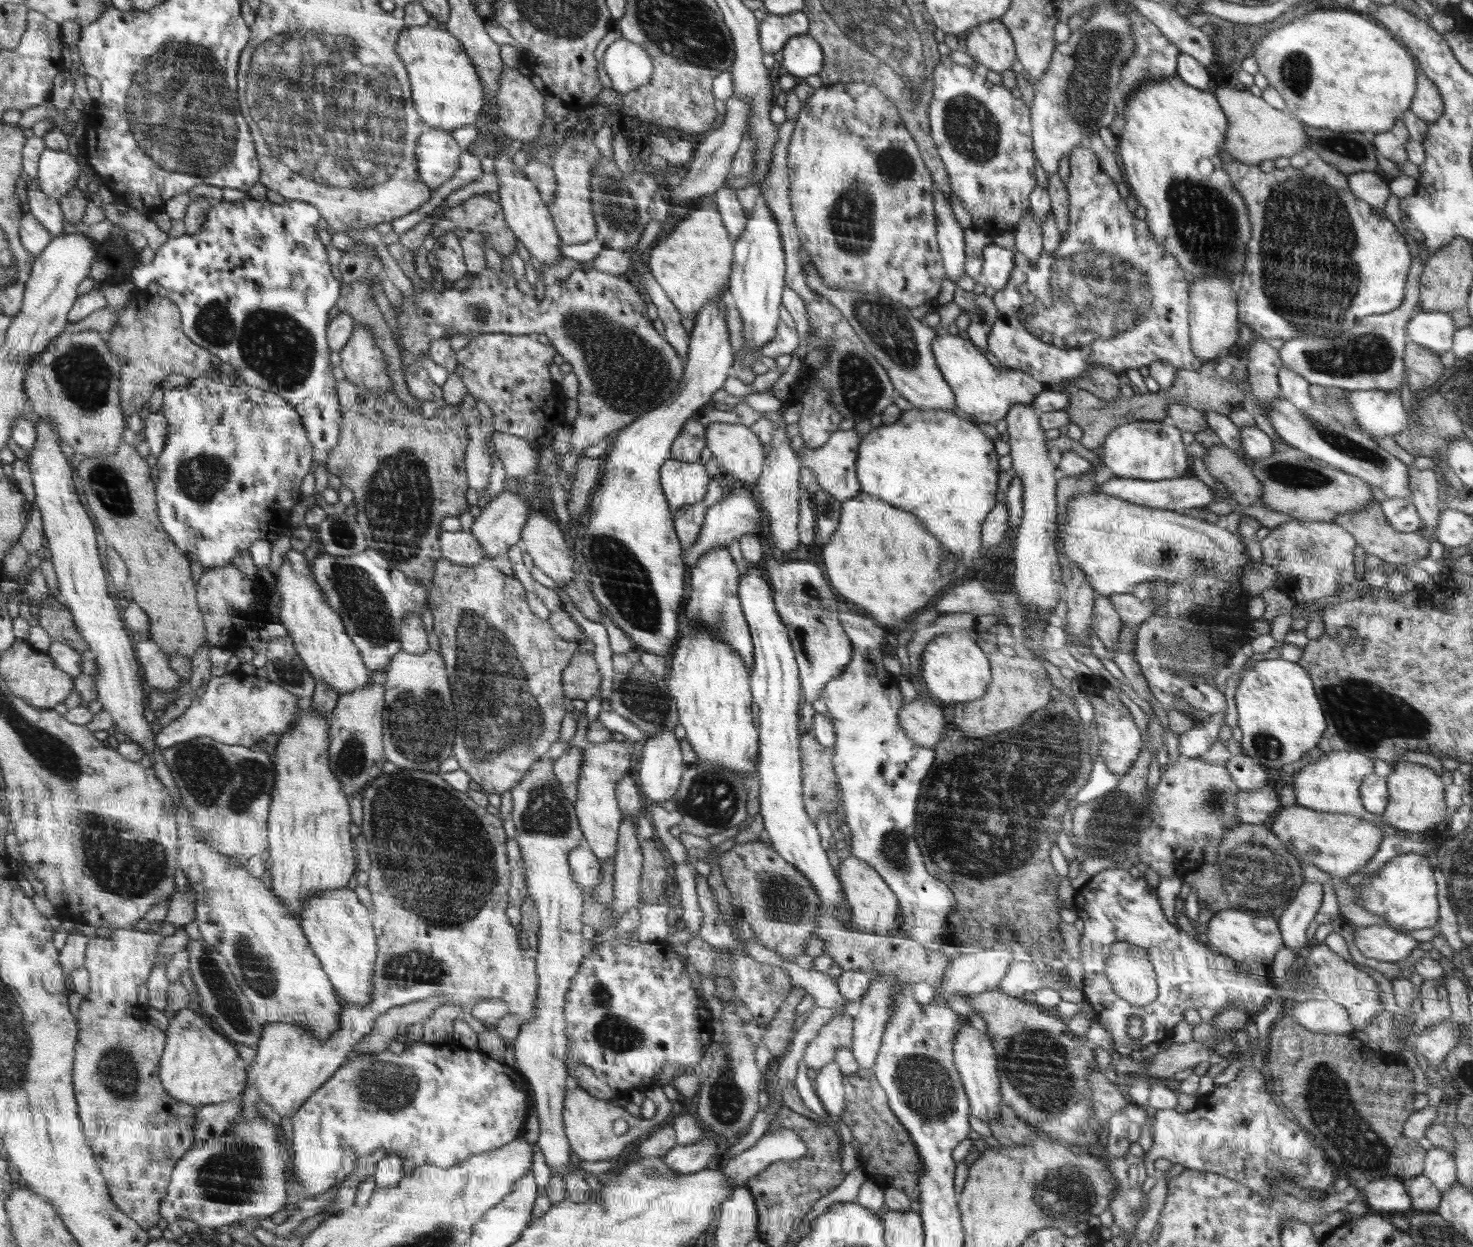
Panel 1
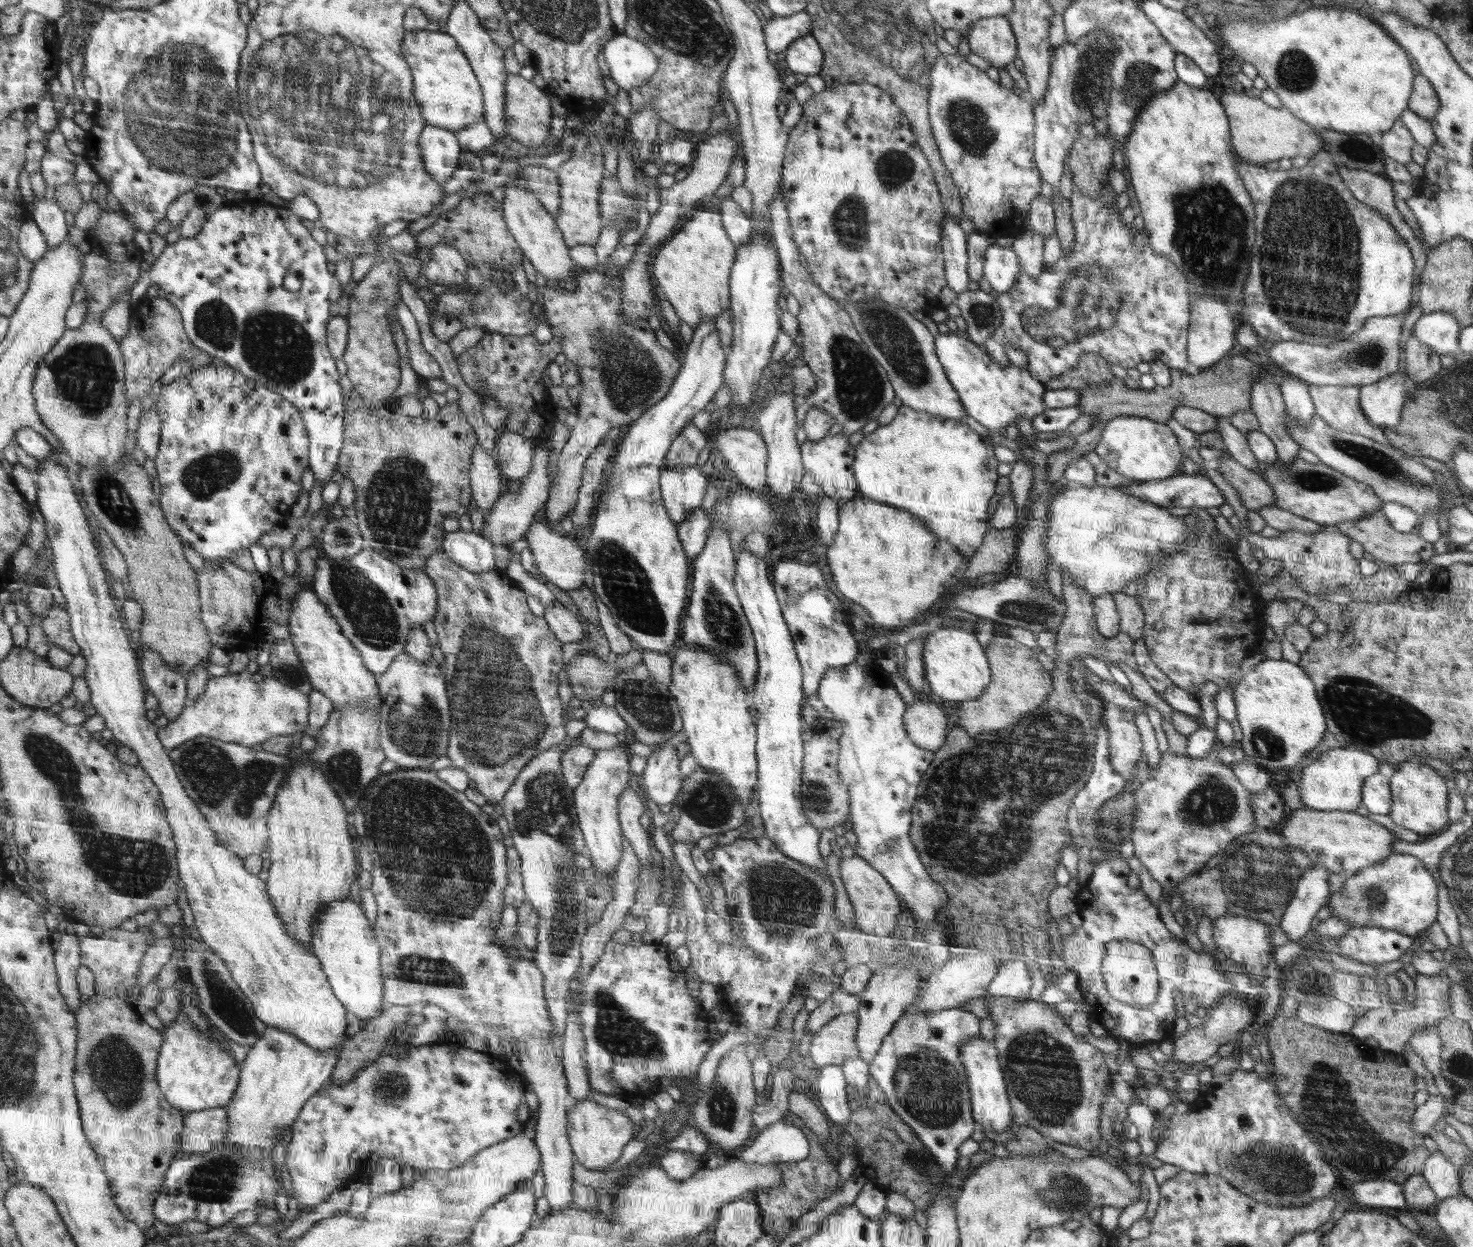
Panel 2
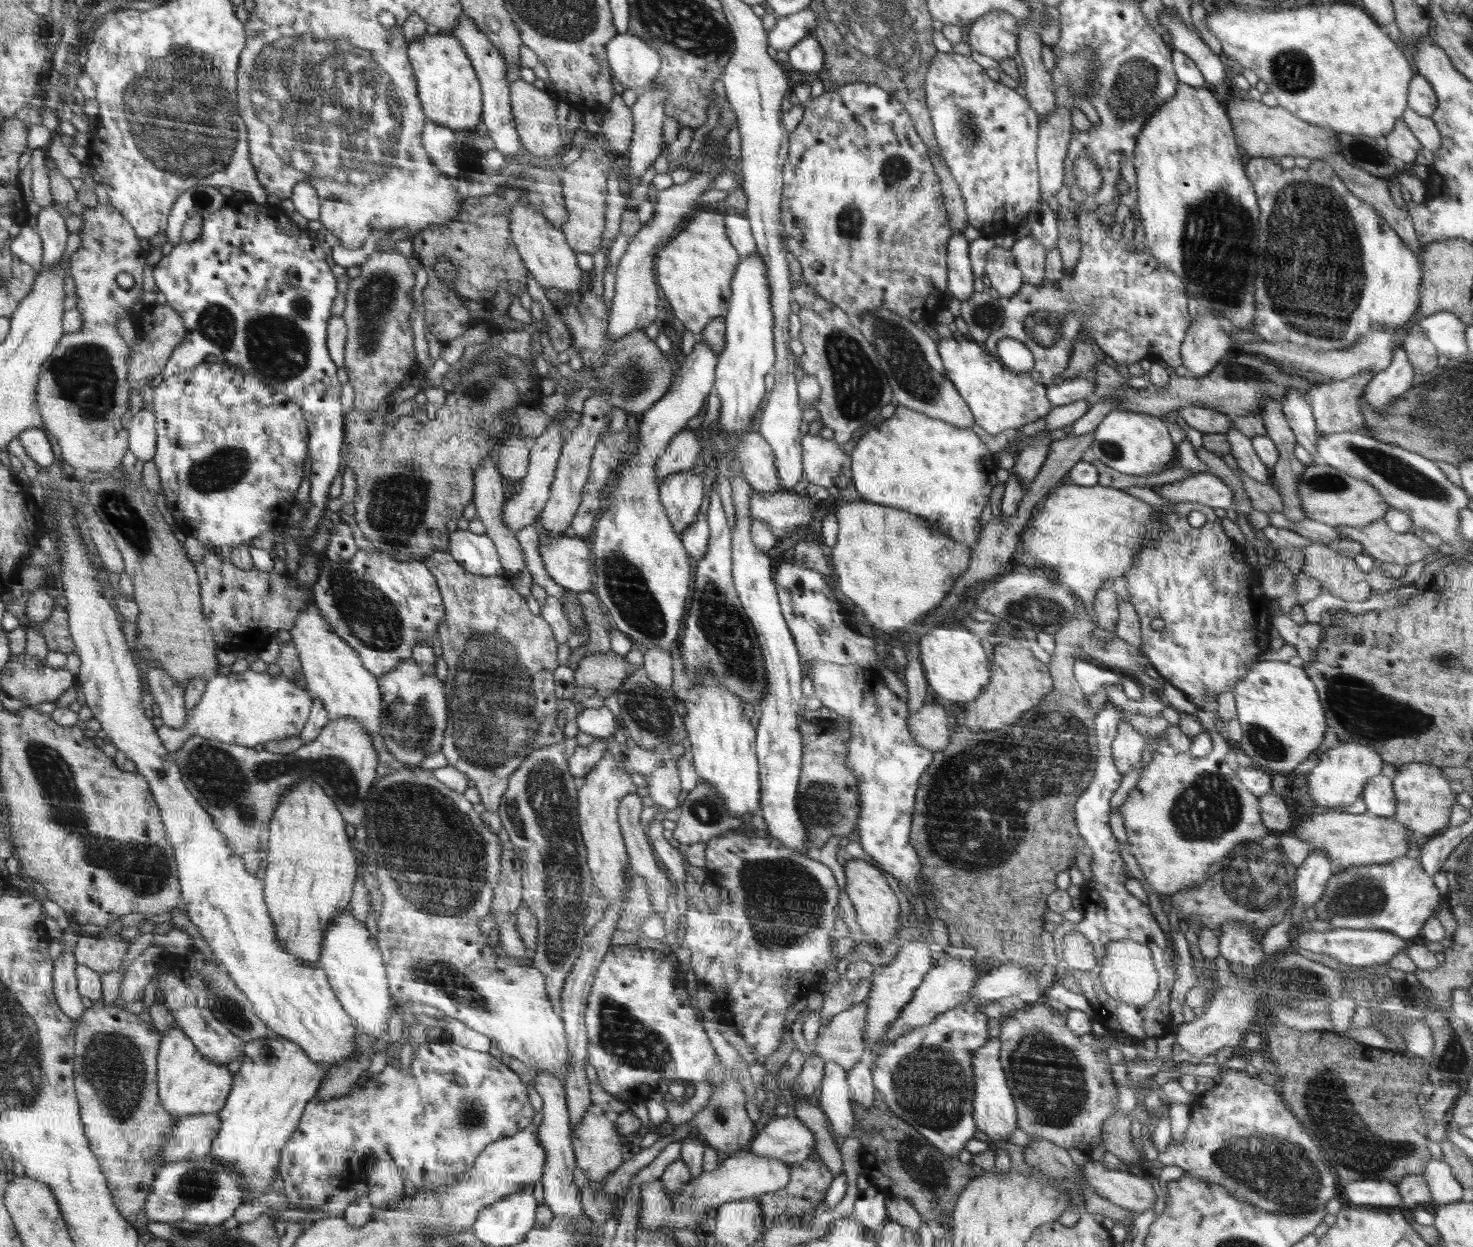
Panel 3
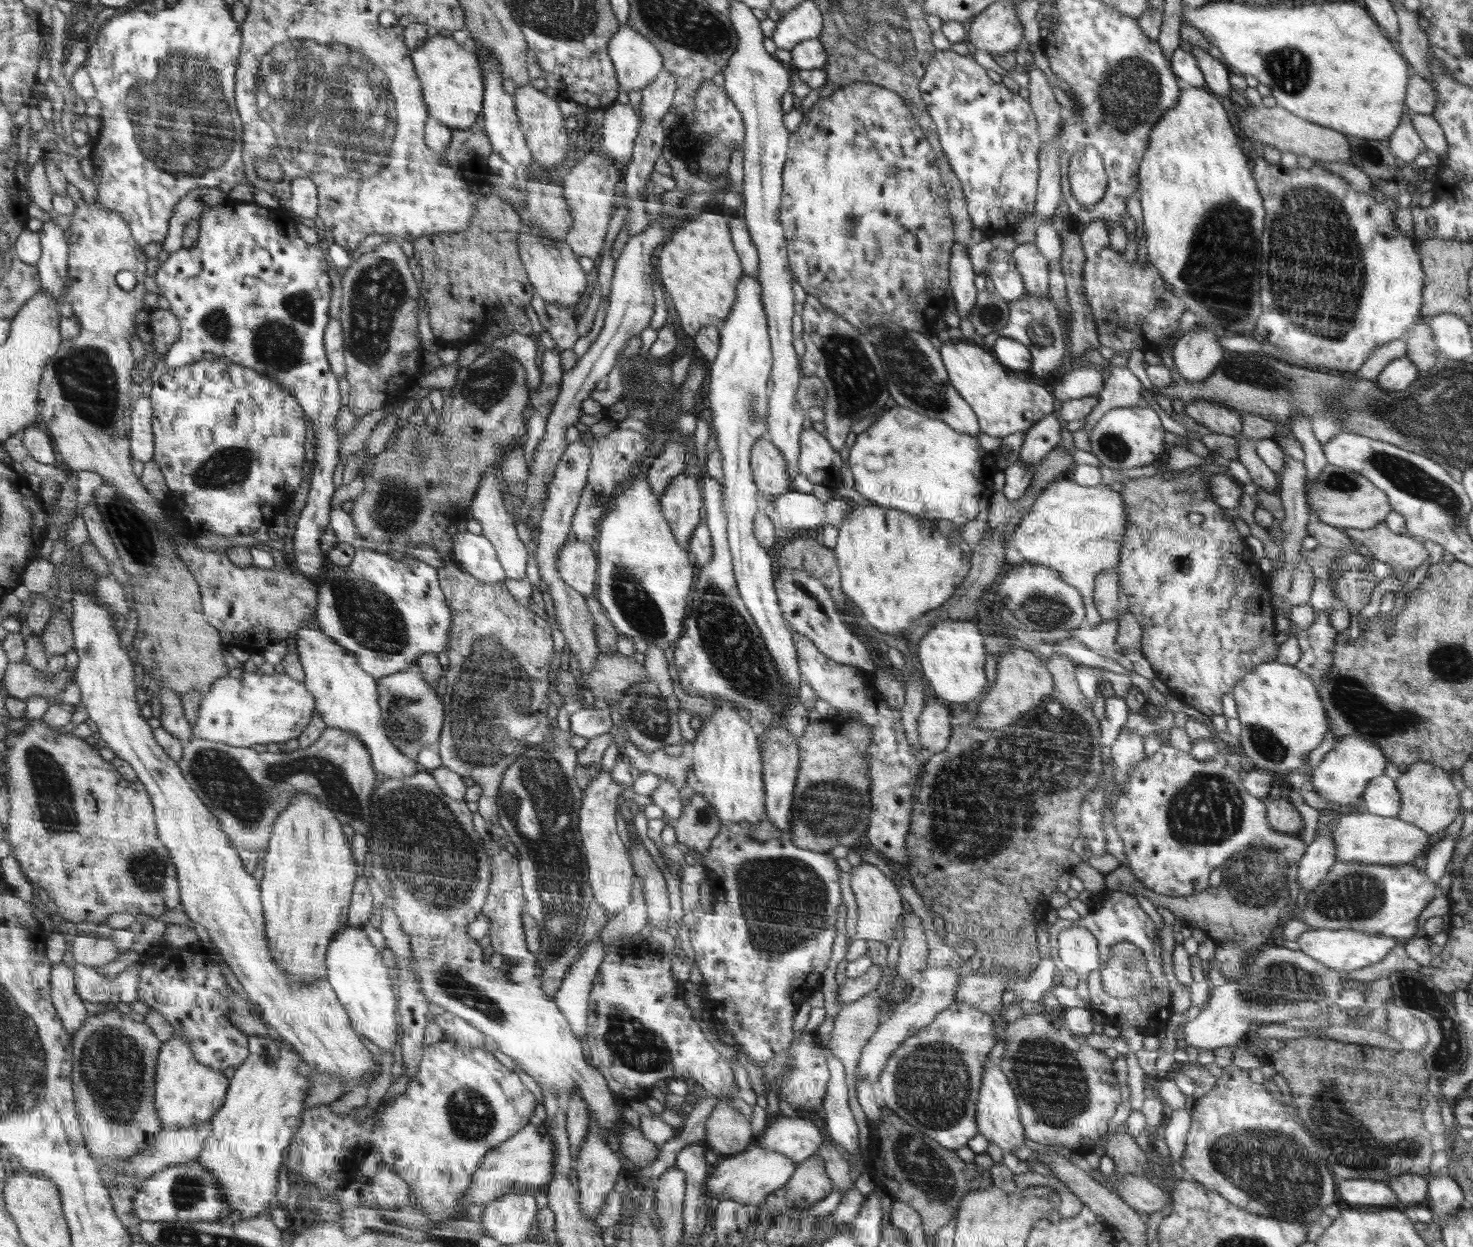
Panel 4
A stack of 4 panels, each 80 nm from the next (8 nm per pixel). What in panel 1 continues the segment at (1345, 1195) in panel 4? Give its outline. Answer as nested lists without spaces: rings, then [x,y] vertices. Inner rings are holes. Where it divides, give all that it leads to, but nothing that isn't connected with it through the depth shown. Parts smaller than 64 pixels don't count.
[[[1380,1178],[1361,1188],[1368,1207],[1388,1215],[1411,1209],[1411,1198],[1405,1183],[1394,1178]]]

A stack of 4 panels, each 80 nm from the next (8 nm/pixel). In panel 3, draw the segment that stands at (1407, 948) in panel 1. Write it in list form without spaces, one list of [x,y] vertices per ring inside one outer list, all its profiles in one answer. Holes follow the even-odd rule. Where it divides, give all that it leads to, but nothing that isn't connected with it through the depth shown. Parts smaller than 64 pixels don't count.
[[[1348,928],[1332,930],[1326,933],[1306,930],[1300,933],[1297,942],[1298,946],[1304,950],[1326,955],[1342,964],[1342,966],[1354,968],[1387,964],[1392,957],[1395,957],[1400,951],[1405,951],[1409,945],[1408,939],[1394,936],[1394,934],[1386,931]]]

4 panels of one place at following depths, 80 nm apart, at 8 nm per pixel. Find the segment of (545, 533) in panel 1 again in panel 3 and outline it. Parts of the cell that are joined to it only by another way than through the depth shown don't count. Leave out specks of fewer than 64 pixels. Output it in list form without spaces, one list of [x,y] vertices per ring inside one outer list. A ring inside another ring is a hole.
[[[540,531],[540,556],[550,578],[574,592],[590,591],[592,586],[592,562],[586,540],[574,537],[560,537],[550,540]]]

